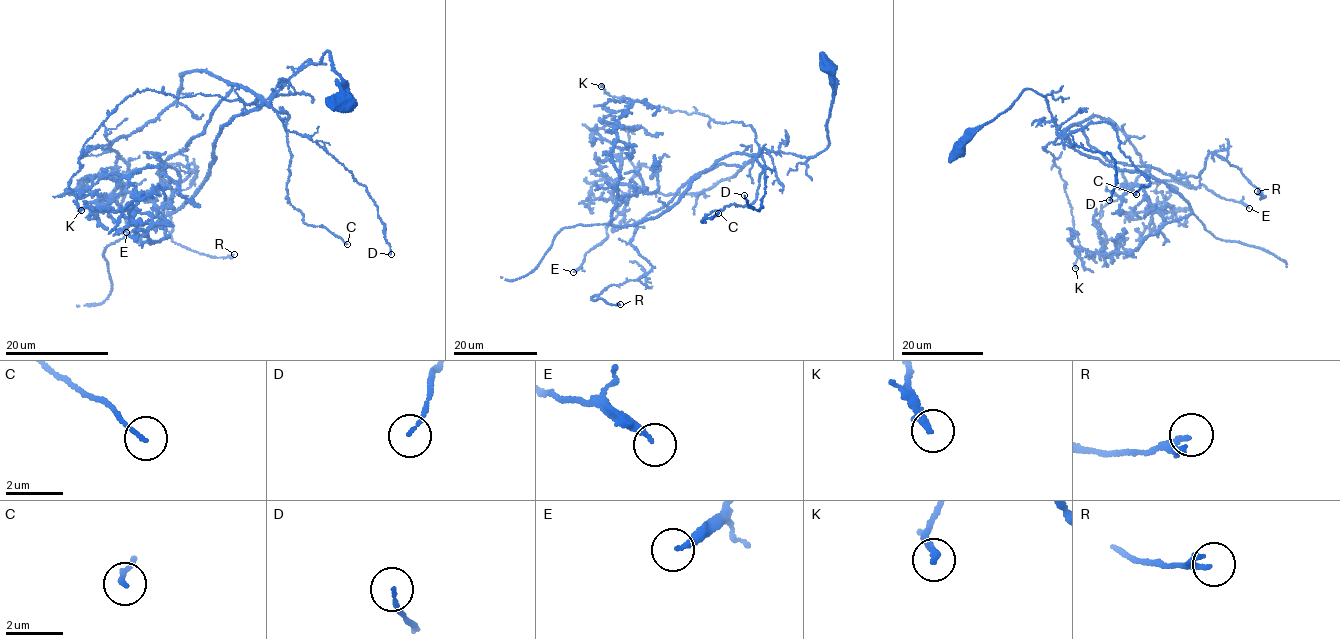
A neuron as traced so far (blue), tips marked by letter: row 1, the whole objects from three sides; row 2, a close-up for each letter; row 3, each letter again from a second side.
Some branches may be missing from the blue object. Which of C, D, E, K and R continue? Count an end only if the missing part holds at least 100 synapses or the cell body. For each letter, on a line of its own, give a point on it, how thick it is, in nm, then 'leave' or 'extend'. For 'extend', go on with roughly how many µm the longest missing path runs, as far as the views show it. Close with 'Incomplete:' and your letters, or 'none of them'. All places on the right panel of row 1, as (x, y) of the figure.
C: place (1136, 194); calibre 140 nm; leave
D: place (1109, 200); calibre 90 nm; leave
E: place (1249, 208); calibre 200 nm; leave
K: place (1075, 268); calibre 240 nm; leave
R: place (1257, 191); calibre 200 nm; leave
Incomplete: none of them

